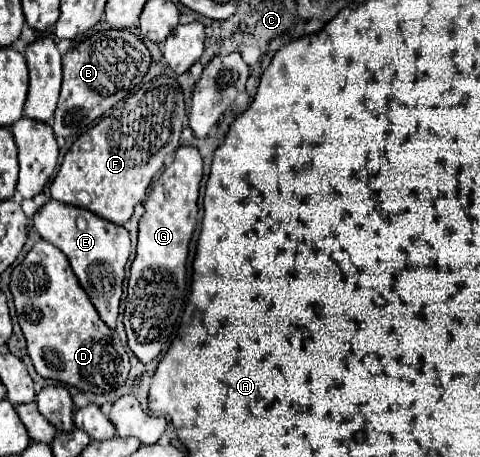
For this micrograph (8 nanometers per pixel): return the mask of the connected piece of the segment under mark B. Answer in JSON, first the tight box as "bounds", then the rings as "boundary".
{"bounds":[52,31,150,137],"boundary":[[[100,31],[62,55],[64,81],[52,119],[56,137],[78,137],[86,133],[118,101],[132,97],[150,67],[150,53],[140,37],[130,31]]]}

